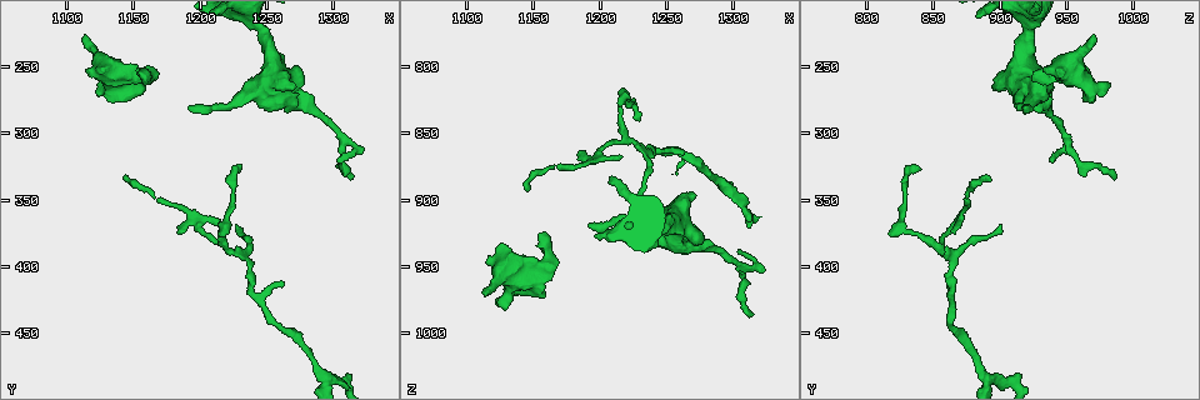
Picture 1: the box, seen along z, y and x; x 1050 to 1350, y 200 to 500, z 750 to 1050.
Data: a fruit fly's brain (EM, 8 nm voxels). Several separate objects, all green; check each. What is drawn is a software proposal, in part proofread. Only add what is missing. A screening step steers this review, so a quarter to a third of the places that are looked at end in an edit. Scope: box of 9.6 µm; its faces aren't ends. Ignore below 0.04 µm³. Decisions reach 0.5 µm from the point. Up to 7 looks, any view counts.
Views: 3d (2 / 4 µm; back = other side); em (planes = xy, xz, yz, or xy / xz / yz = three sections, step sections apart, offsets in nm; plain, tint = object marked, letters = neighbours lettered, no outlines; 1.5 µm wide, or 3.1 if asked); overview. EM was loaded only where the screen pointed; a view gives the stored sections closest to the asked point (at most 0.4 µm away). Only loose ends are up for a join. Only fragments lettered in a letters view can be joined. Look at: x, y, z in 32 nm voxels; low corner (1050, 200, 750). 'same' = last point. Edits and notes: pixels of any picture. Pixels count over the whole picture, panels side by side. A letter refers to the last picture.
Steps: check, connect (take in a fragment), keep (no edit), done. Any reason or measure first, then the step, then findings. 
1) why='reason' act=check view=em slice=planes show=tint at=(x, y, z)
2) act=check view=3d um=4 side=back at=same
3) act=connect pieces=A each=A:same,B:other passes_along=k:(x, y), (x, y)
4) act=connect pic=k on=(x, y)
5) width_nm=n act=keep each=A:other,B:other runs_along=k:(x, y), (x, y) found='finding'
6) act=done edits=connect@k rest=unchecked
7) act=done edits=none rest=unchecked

why='stops while still wide' act=check view=em slice=planes show=letters at=(1158, 270, 972)

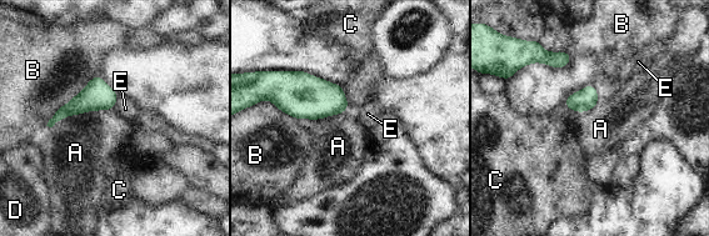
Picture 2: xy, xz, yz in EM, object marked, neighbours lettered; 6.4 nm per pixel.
act=keep each=A:other,B:other,C:other,D:other,E:other border=2:(111, 109), (69, 114), (51, 127) found='none of them fits'

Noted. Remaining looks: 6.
why='an open end' act=check view=em slice=xz step=4 show=letters at=(1182, 374, 866)

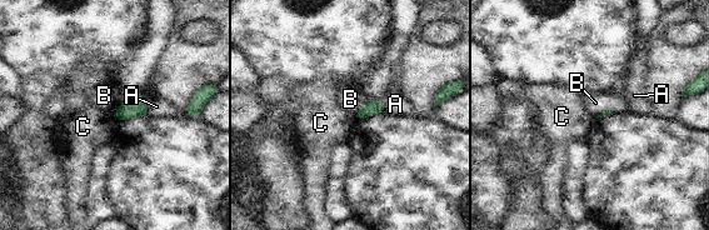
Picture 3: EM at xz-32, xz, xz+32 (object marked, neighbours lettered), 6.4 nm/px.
act=keep each=A:other,B:other,C:other border=3:(113, 114), (115, 119) found='no lettered fragment goes on from it'

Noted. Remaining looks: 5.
act=check view=em slice=planes show=letters at=(1116, 224, 970)

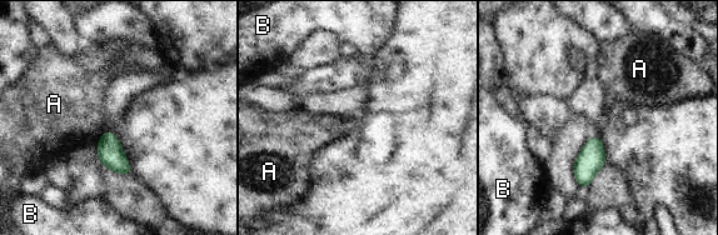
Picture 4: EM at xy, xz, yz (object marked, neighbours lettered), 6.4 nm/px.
act=keep each=A:other,B:other border=4:(106, 129), (95, 143) found='none of them fits'

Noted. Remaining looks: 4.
act=done edits=none rest=unchecked

